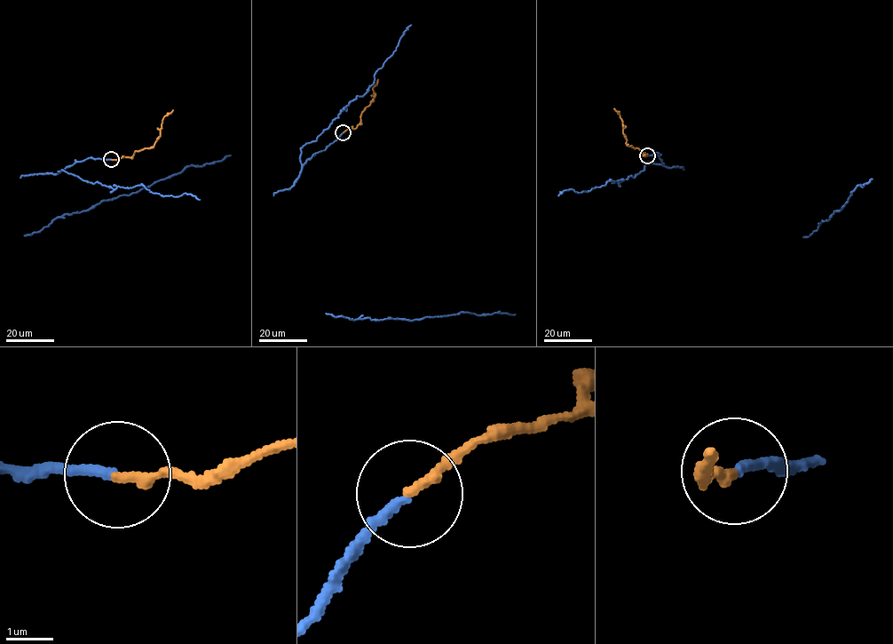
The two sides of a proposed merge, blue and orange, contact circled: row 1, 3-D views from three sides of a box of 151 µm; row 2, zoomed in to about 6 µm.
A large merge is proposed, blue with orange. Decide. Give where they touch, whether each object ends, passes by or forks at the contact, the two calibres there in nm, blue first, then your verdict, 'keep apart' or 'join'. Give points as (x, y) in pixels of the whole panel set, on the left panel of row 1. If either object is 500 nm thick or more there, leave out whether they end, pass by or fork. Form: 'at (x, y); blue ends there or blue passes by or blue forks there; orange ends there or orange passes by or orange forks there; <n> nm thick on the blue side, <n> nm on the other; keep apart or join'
at (111, 159); blue ends there; orange ends there; 200 nm thick on the blue side, 220 nm on the other; join

